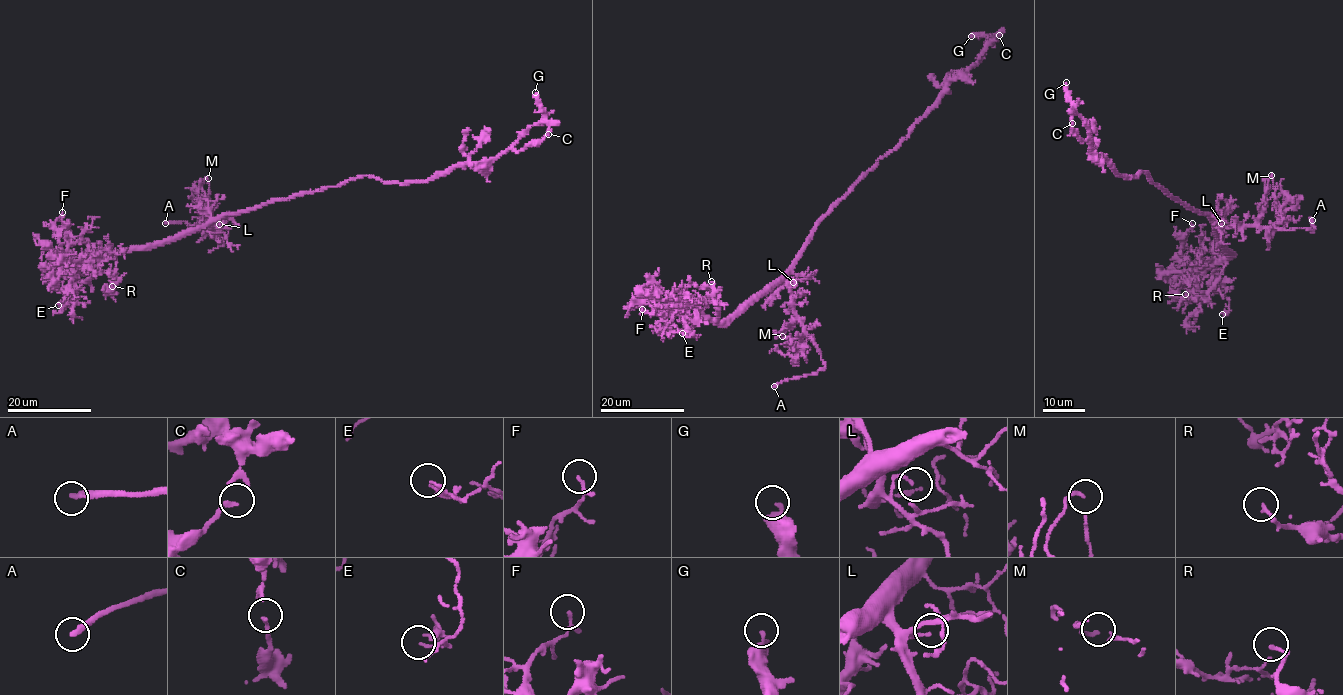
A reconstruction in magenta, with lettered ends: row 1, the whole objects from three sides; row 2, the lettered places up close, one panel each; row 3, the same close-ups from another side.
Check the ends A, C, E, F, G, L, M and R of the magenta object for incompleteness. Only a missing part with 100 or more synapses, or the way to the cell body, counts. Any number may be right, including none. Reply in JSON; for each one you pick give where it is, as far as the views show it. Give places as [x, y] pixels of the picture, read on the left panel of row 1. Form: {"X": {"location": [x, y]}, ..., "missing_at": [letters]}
{"A": {"location": [165, 223]}, "missing_at": ["A"]}

